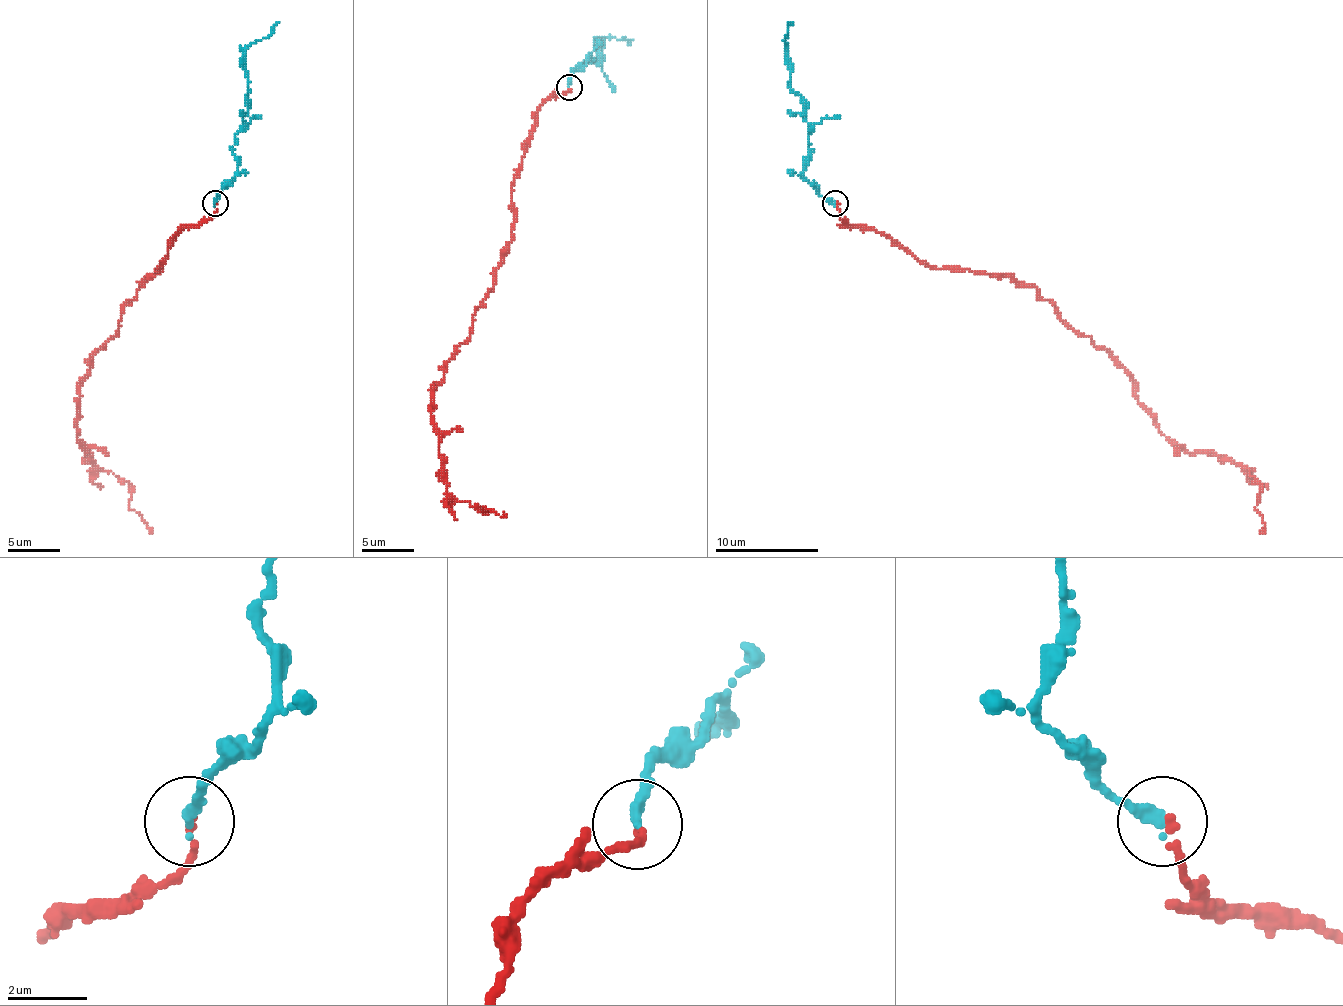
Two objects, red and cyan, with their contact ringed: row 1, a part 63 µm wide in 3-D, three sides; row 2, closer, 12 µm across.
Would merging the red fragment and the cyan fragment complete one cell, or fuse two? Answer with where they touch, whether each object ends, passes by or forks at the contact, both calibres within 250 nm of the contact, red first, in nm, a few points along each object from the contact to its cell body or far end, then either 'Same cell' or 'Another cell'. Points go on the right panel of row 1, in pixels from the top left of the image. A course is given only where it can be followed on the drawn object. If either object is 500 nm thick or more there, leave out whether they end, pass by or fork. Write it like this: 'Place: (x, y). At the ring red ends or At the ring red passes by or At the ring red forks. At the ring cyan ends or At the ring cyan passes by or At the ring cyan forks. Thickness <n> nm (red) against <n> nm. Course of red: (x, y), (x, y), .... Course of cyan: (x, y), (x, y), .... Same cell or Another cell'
Place: (835, 203). At the ring red ends. At the ring cyan ends. Thickness 190 nm (red) against 320 nm. Course of red: (837, 204), (855, 227), (930, 266), (1031, 284), (1125, 370), (1166, 437), (1226, 455), (1259, 484), (1259, 533). Course of cyan: (834, 204), (821, 196), (803, 175), (808, 123), (803, 100), (790, 87), (788, 33), (793, 22). Same cell

